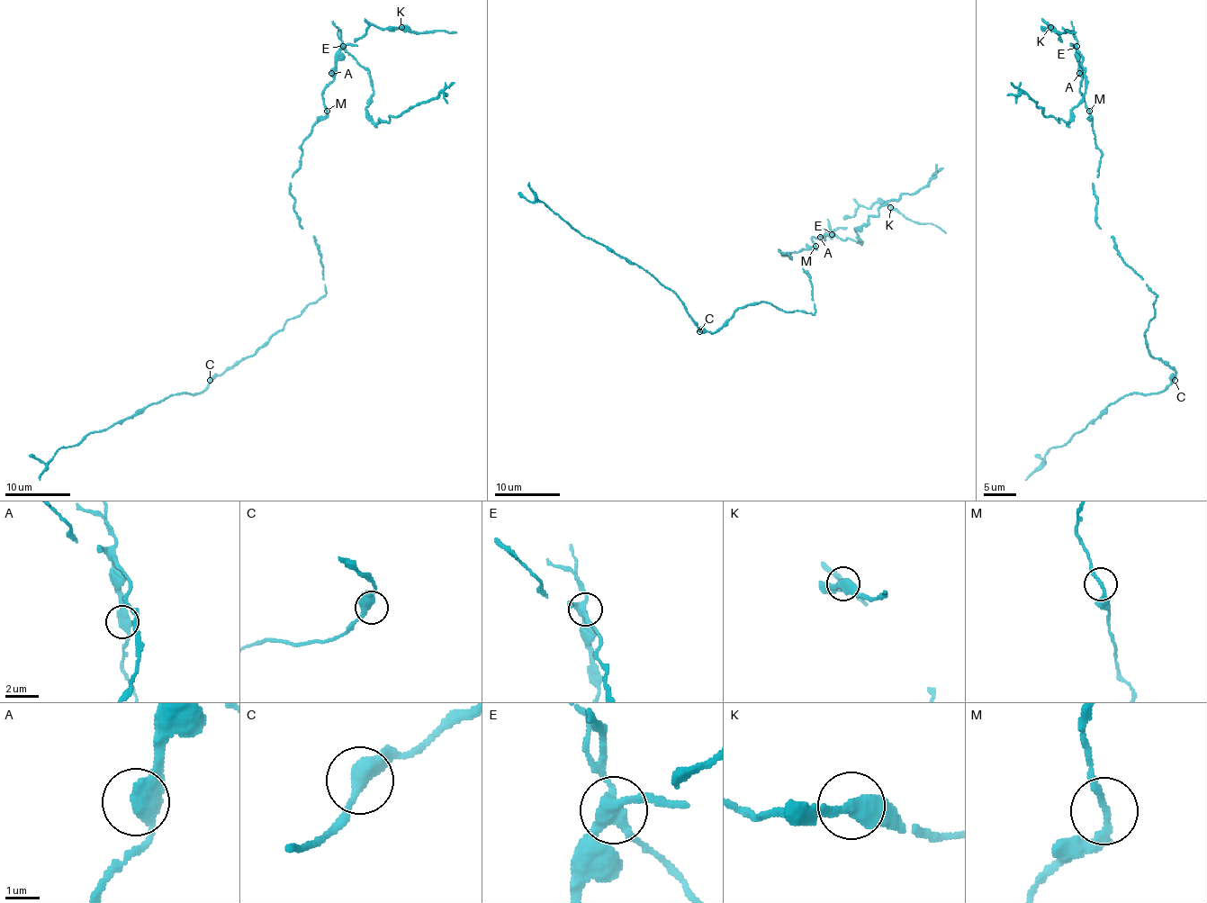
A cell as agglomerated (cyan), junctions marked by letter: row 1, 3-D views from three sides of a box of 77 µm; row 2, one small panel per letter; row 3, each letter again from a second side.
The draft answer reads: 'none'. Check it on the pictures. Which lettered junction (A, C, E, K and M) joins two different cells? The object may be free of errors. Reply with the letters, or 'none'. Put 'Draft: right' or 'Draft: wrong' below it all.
E
Draft: wrong

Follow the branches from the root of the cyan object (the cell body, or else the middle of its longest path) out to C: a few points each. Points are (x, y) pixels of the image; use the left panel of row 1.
C: (321, 261), (326, 293), (310, 303), (300, 315), (290, 318), (283, 328), (254, 354), (243, 357), (210, 380)

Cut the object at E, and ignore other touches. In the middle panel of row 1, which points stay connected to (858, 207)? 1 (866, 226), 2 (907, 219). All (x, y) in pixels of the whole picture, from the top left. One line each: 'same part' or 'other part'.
1: other part
2: same part

